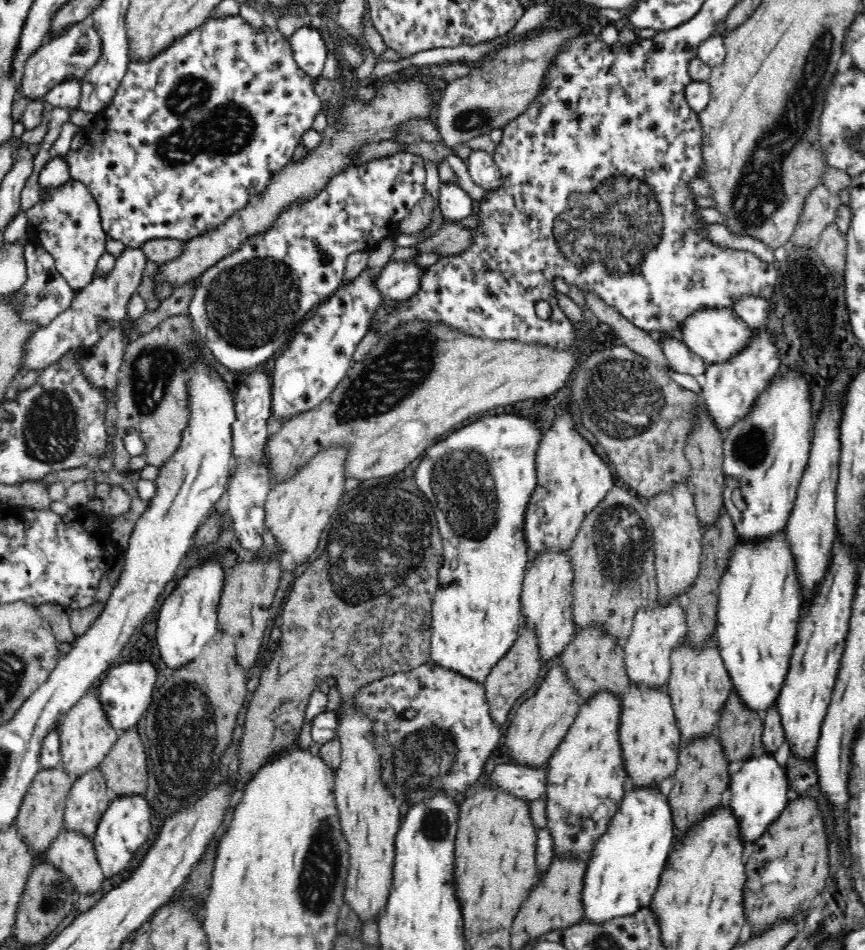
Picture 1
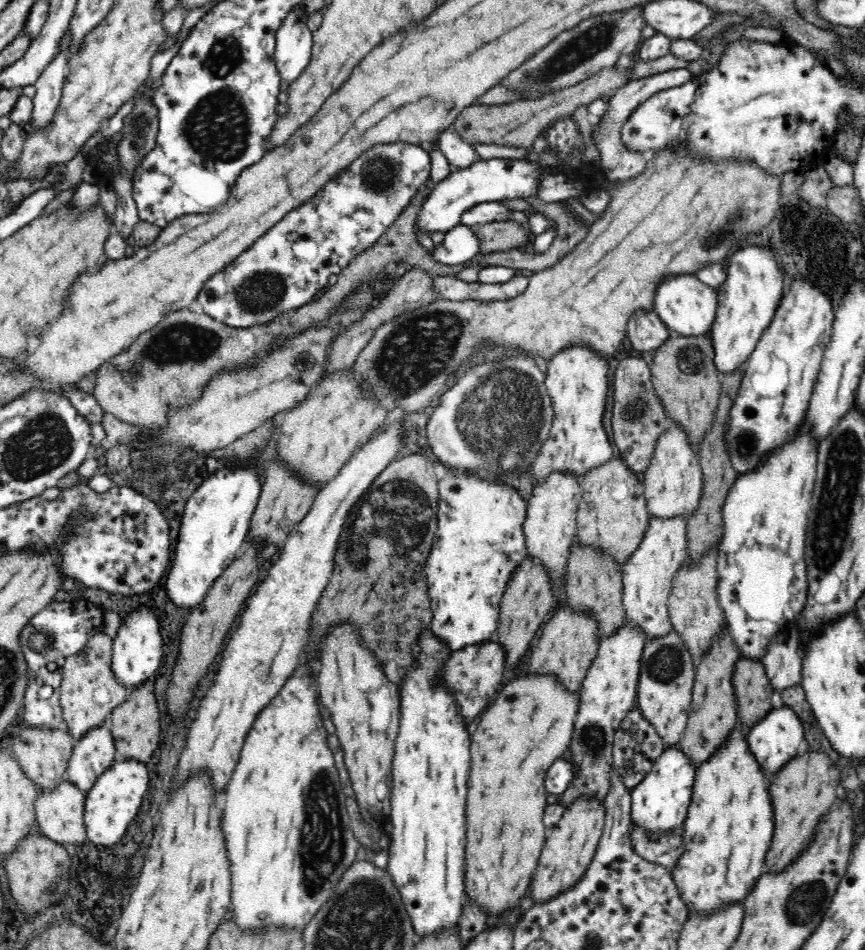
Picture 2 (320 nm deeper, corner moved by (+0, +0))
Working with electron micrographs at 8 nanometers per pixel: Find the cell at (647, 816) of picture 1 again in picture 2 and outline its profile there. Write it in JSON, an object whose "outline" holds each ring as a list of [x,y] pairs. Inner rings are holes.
{"outline":[[[678,744],[666,746],[644,780],[631,788],[632,823],[636,824],[636,827],[646,829],[652,835],[674,831],[683,826],[693,795],[696,771],[697,765],[684,754]]]}

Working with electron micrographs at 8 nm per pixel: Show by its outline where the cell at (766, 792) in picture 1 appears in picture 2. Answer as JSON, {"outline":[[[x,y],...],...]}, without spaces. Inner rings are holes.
{"outline":[[[783,704],[780,707],[773,707],[760,722],[752,725],[746,735],[751,752],[757,758],[759,765],[772,776],[776,770],[780,770],[790,758],[797,755],[798,744],[805,738],[805,729],[803,728],[800,717]]]}

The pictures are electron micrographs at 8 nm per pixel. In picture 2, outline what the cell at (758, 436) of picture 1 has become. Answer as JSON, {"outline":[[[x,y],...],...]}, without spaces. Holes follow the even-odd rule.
{"outline":[[[786,278],[780,304],[772,316],[768,328],[762,332],[762,337],[744,364],[742,383],[740,385],[734,408],[730,412],[727,426],[727,449],[737,475],[756,469],[760,466],[762,454],[782,446],[798,428],[809,410],[809,403],[814,385],[821,368],[825,347],[831,340],[831,332],[835,311],[830,298],[819,286],[813,284],[809,278]]]}

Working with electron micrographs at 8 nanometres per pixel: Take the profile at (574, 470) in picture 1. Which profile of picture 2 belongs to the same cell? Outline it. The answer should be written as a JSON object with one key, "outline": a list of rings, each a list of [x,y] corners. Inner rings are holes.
{"outline":[[[576,343],[557,353],[552,359],[548,359],[548,371],[545,385],[548,389],[552,407],[554,407],[554,420],[550,436],[543,442],[541,451],[538,453],[537,461],[533,464],[535,482],[546,479],[553,471],[574,473],[574,477],[584,476],[598,464],[604,464],[616,453],[613,443],[610,442],[608,434],[604,431],[604,415],[608,390],[610,390],[610,359],[602,357],[600,353],[590,349],[588,344]]]}

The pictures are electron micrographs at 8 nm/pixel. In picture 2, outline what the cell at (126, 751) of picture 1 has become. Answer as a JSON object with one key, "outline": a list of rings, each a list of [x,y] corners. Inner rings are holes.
{"outline":[[[154,677],[144,680],[136,689],[130,689],[128,697],[118,704],[109,716],[108,723],[114,737],[116,747],[115,760],[133,758],[140,762],[148,762],[158,748],[160,740],[159,709],[154,695]]]}

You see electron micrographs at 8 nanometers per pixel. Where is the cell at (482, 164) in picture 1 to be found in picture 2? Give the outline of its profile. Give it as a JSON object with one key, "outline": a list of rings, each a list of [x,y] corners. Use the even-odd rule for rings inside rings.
{"outline":[[[453,125],[439,134],[435,144],[447,158],[450,166],[455,169],[468,168],[476,160],[479,160],[474,147],[460,137]]]}

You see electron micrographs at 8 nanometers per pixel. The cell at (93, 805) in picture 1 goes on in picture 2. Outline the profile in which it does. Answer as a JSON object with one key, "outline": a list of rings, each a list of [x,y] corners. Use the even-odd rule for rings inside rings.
{"outline":[[[108,721],[102,726],[90,728],[73,746],[66,777],[84,793],[88,792],[96,778],[114,762],[115,752],[114,737]]]}

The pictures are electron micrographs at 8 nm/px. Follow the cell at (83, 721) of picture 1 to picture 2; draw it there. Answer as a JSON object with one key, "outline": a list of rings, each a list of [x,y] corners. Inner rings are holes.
{"outline":[[[103,632],[96,633],[86,640],[80,652],[66,657],[62,672],[60,704],[64,724],[74,740],[80,740],[90,728],[102,726],[109,719],[112,710],[128,697],[129,689],[116,677],[111,667],[113,639]]]}

